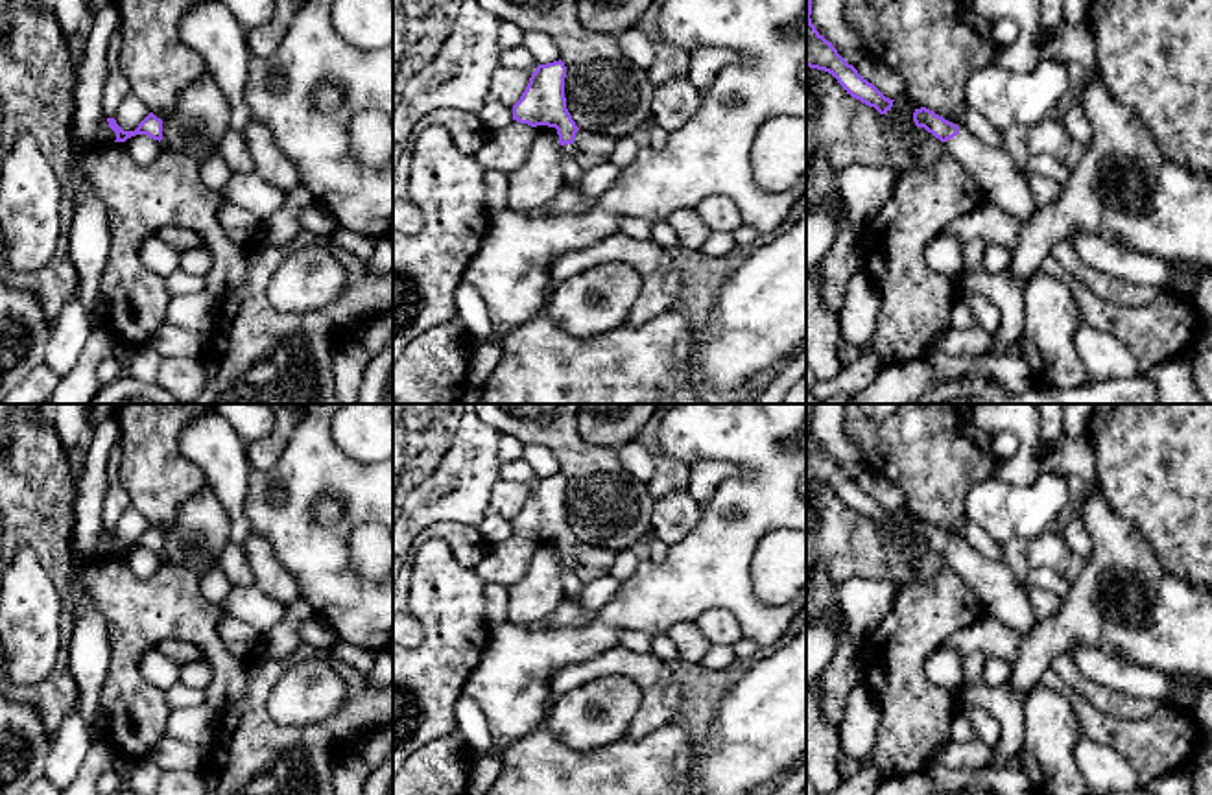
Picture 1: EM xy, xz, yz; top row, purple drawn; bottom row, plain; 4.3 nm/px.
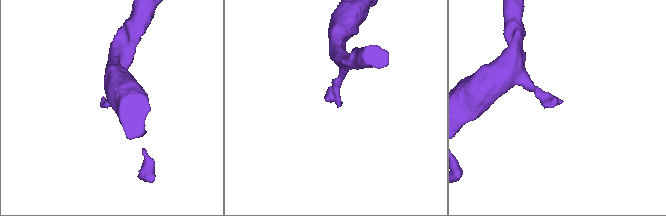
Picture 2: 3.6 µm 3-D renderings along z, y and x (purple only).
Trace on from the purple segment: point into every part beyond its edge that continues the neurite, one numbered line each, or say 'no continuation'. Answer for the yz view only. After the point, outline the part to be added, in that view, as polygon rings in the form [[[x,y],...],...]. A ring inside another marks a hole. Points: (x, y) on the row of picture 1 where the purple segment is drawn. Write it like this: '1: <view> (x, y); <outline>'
1: yz (1002, 185); [[[965,127],[945,142],[946,151],[976,179],[983,199],[996,208],[1029,220],[1037,212],[1031,199],[1028,175],[1002,148],[987,146]]]

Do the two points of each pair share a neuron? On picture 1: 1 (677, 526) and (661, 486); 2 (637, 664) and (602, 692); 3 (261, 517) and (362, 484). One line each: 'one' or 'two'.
1: two
2: two
3: one

